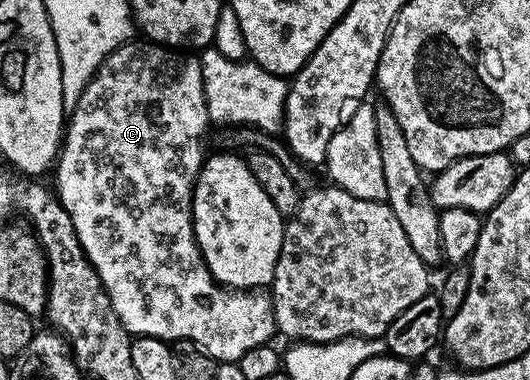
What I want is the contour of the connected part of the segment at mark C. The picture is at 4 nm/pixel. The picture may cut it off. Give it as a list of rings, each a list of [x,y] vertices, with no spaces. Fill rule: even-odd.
[[[131,41],[118,47],[98,66],[97,75],[90,78],[90,83],[84,89],[80,101],[72,108],[68,115],[68,122],[64,127],[64,142],[56,160],[58,167],[58,187],[56,194],[64,205],[64,209],[72,217],[72,225],[76,229],[76,237],[84,249],[90,264],[96,269],[108,297],[112,301],[112,309],[120,317],[120,321],[131,336],[147,335],[173,341],[187,339],[198,347],[203,347],[208,354],[223,363],[236,363],[248,349],[256,349],[269,344],[276,335],[274,326],[274,304],[271,296],[262,289],[231,289],[215,283],[202,259],[202,251],[194,239],[194,220],[192,208],[194,206],[194,183],[204,162],[202,138],[206,135],[206,126],[211,126],[212,111],[208,106],[208,87],[202,84],[202,67],[193,59],[193,54],[183,53],[178,49],[163,47],[160,43],[149,41]]]

